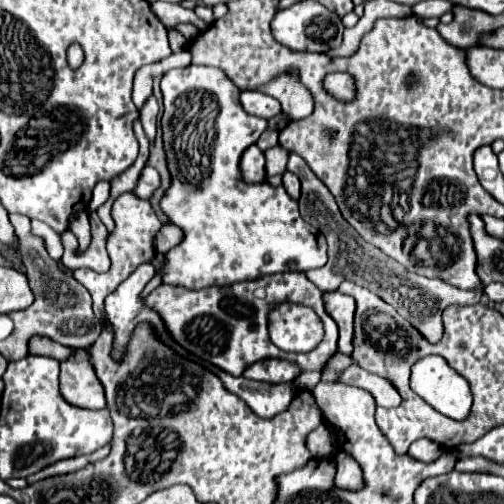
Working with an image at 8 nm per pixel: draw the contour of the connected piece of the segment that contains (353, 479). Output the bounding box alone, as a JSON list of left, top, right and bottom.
[334,450,364,490]

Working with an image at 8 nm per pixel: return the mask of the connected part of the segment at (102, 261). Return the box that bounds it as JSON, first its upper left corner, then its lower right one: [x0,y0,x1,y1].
[78,212,110,272]

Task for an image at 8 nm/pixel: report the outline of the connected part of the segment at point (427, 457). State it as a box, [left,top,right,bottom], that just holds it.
[408,438,444,462]

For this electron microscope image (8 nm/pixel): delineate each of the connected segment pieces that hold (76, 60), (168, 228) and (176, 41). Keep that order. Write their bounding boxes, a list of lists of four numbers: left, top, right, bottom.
[[68,42,84,68],[154,224,182,254],[168,30,188,54]]

